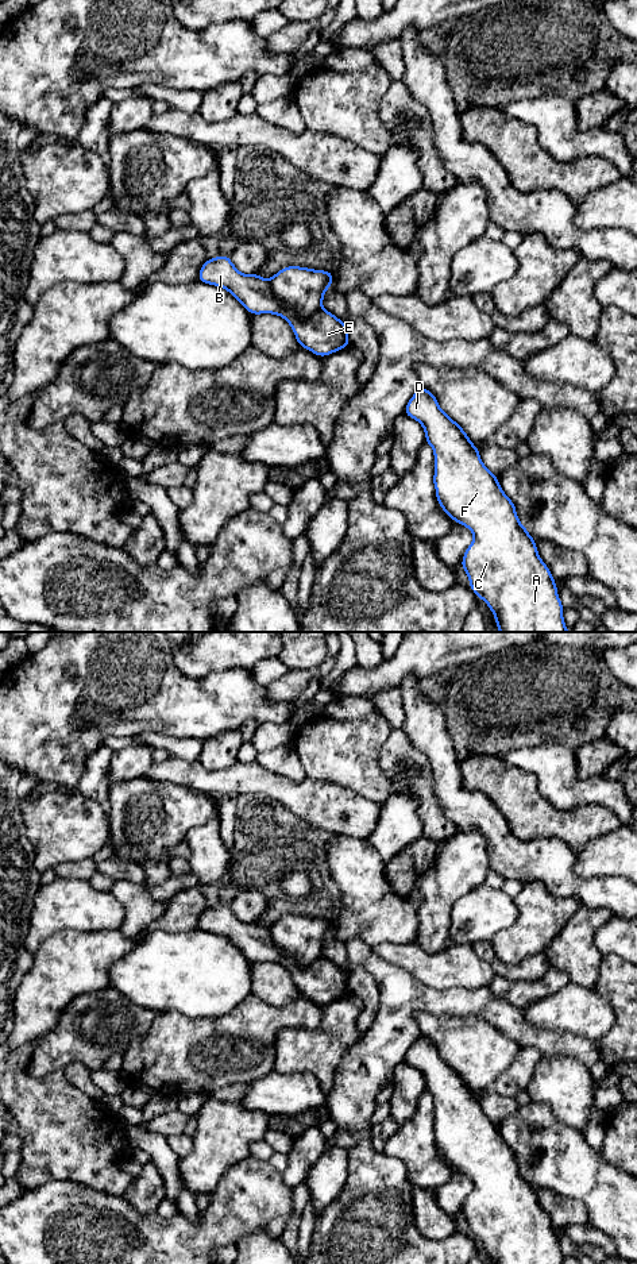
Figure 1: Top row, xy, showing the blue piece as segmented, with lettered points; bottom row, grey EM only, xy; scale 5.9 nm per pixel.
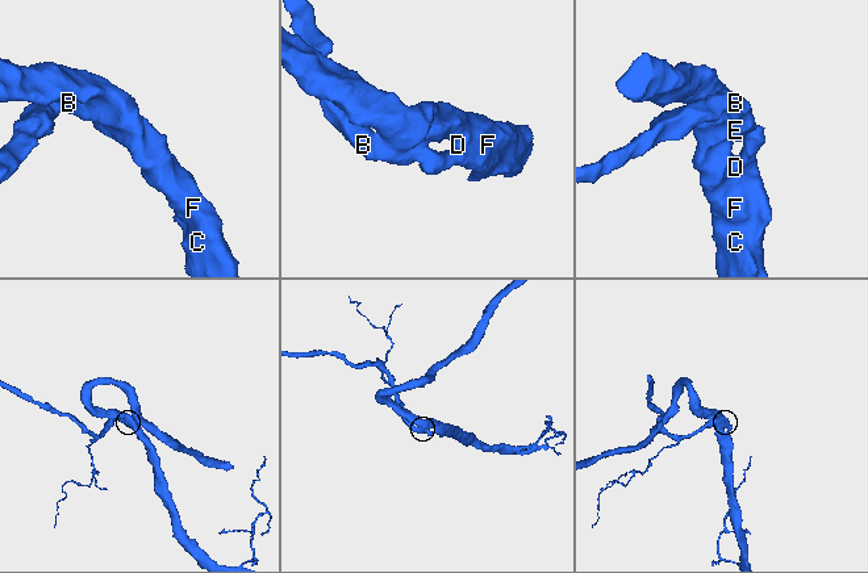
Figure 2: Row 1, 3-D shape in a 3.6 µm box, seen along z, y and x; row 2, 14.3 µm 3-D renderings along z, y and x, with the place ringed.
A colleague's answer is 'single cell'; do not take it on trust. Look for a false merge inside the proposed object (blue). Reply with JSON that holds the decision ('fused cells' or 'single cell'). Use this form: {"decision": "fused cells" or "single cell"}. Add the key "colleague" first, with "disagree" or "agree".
{"colleague": "agree", "decision": "single cell"}

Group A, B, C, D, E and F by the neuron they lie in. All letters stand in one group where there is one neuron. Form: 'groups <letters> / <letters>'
groups A B C D E F

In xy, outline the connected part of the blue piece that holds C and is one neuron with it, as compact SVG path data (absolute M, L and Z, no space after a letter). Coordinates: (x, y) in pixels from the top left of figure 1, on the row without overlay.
M422 1034L408 1049L404 1061L422 1074L425 1088L433 1097L433 1133L439 1153L474 1183L460 1213L472 1240L487 1252L494 1264L563 1264L564 1255L556 1229L540 1206L536 1188L520 1171L514 1151L501 1137L498 1124L483 1113L480 1097L441 1059L436 1044Z

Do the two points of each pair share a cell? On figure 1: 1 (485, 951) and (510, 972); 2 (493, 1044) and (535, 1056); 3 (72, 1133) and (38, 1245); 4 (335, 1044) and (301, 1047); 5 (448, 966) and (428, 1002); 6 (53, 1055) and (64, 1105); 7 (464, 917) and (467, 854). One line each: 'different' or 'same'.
1: same
2: different
3: different
4: same
5: different
6: different
7: different

